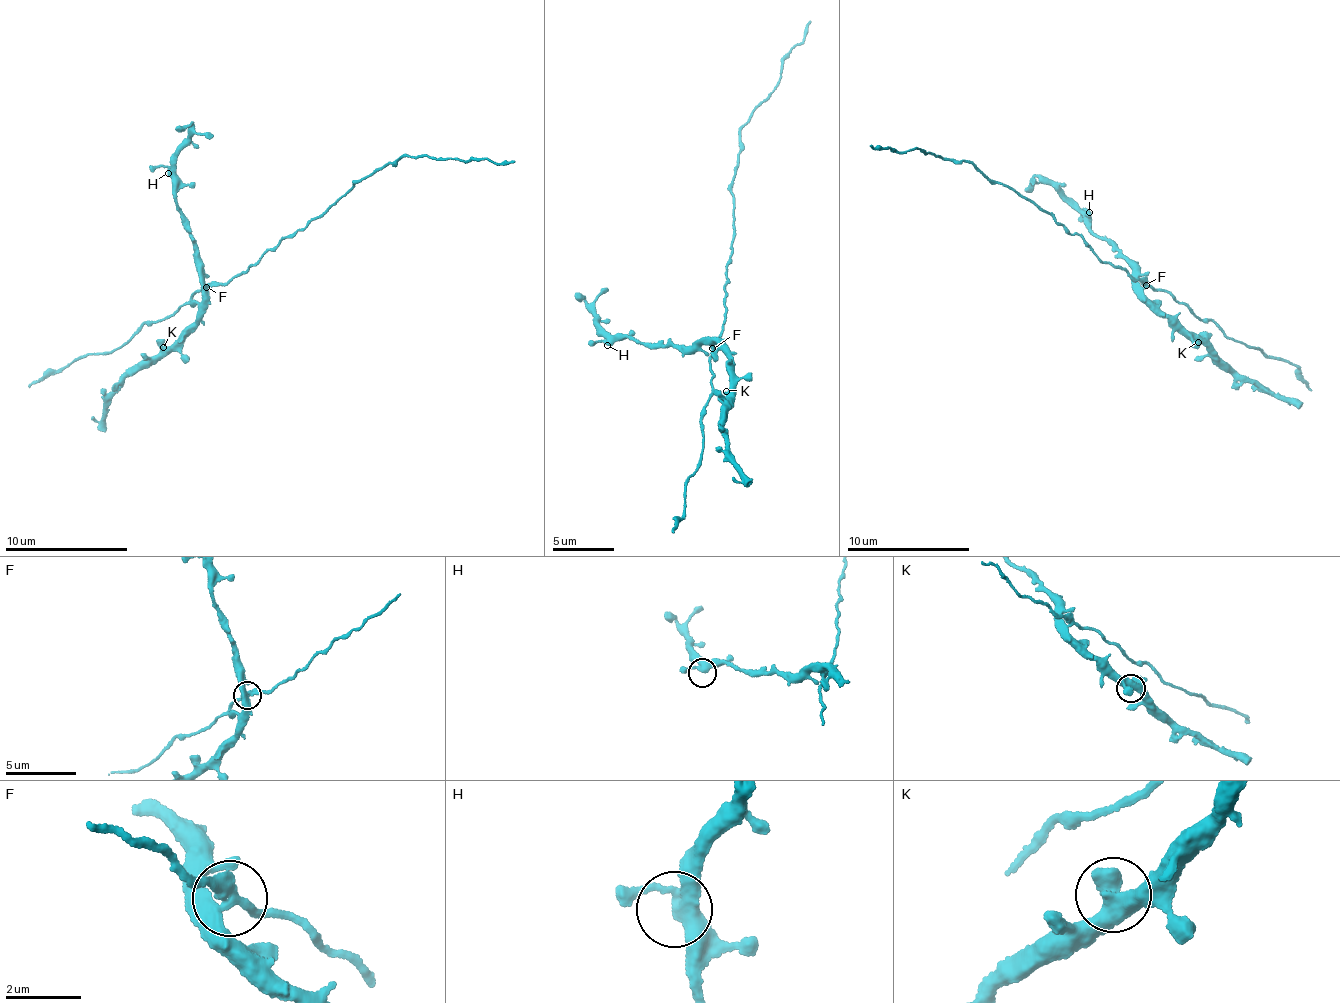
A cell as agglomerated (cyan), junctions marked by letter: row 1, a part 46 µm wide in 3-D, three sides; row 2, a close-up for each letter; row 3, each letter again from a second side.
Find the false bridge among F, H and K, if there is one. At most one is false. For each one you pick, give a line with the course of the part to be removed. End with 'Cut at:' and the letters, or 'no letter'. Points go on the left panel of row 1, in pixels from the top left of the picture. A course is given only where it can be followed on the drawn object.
F: course (206, 286), (222, 285), (257, 262), (379, 167), (404, 154), (453, 159), (472, 157), (499, 164), (515, 160)
Cut at: F

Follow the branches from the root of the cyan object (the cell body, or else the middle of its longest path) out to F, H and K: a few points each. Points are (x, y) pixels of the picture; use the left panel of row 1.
F: (270, 249), (228, 283), (219, 287), (206, 286)
H: (270, 249), (228, 283), (216, 286), (205, 281), (204, 263), (184, 226), (177, 182), (168, 173)
K: (270, 249), (228, 283), (208, 290), (197, 319), (182, 336), (163, 347)

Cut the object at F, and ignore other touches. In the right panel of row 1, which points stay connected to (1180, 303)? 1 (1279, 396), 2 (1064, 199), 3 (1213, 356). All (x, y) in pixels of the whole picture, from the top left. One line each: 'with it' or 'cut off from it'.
1: cut off from it
2: cut off from it
3: cut off from it

